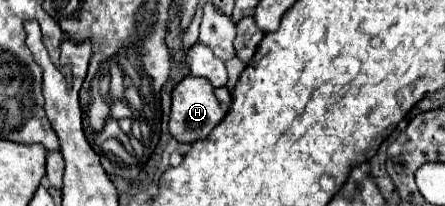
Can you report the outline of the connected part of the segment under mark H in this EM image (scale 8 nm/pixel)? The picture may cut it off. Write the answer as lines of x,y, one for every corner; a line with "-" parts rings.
187,75
175,89
173,89
173,105
171,105
171,119
169,131
179,143
193,143
199,139
207,139
213,127
225,117
225,111
219,105
219,99
213,93
211,83
203,77

